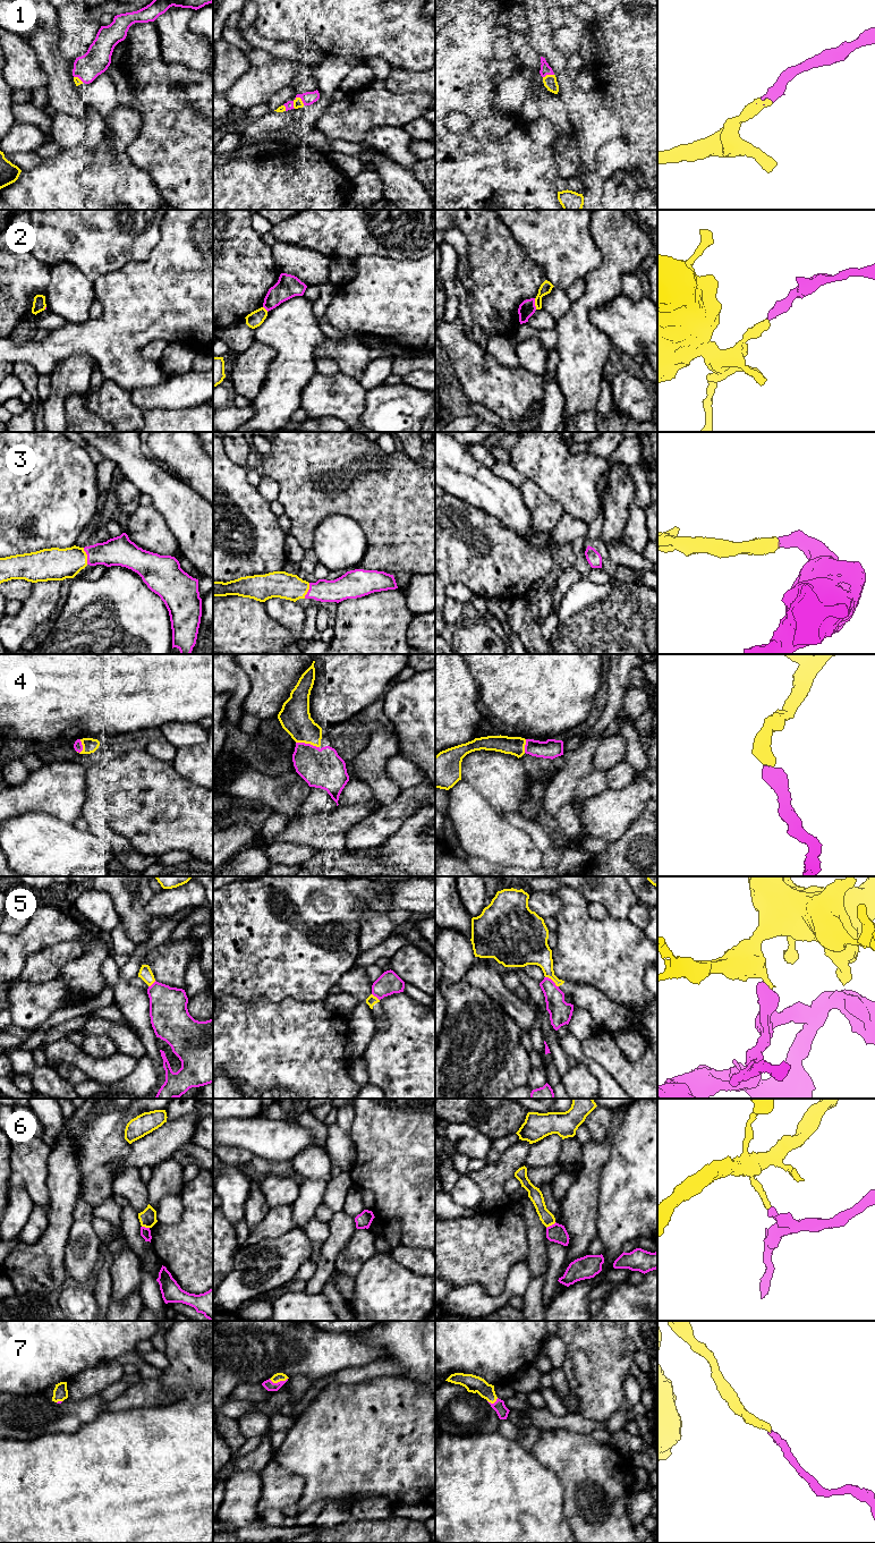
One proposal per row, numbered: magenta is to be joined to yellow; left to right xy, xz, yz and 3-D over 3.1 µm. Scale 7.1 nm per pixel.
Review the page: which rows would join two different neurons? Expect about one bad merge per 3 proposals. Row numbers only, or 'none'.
2, 5, 6

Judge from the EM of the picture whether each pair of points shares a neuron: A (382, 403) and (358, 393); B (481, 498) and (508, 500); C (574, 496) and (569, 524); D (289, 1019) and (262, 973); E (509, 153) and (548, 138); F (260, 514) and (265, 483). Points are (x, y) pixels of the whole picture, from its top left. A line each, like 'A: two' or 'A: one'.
A: two
B: one
C: two
D: two
E: two
F: two

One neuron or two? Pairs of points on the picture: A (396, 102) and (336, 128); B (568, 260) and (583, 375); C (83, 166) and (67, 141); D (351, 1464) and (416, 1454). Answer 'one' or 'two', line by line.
A: one
B: two
C: two
D: one

